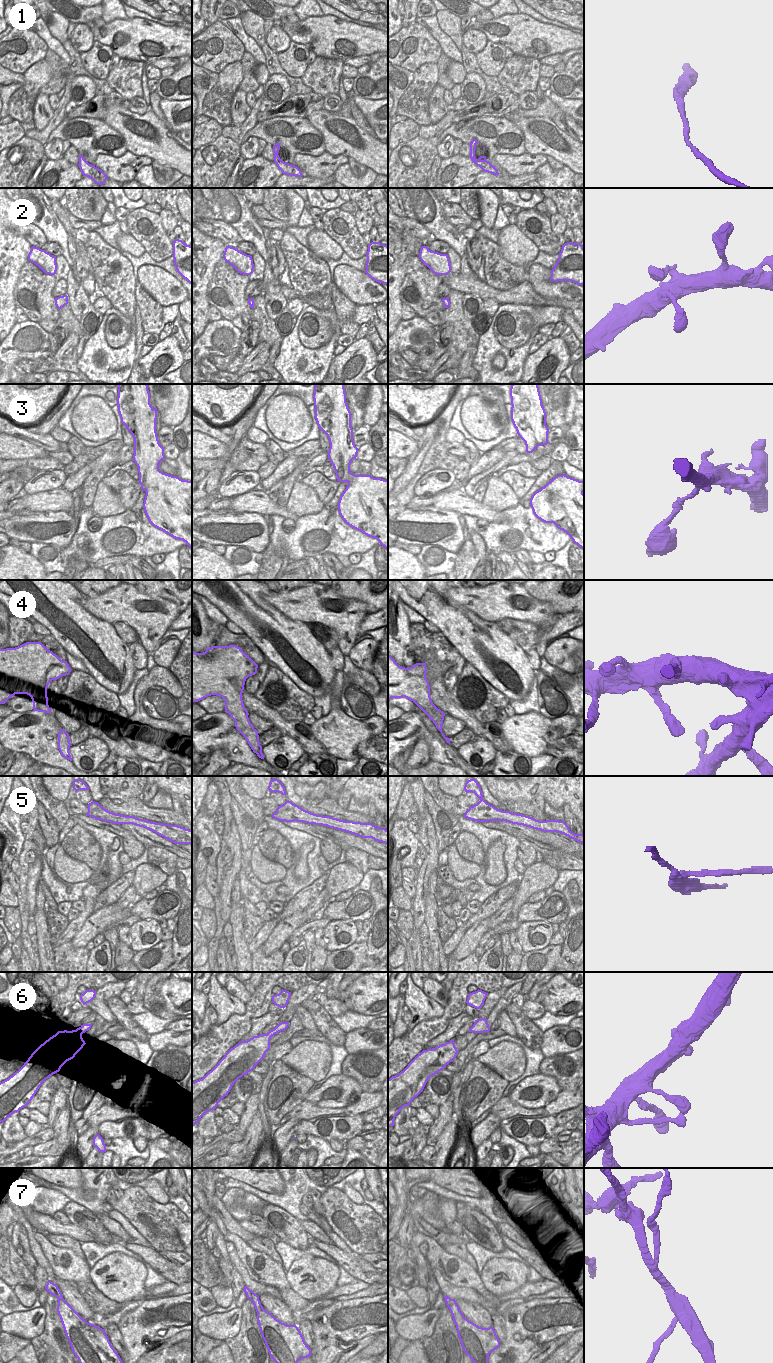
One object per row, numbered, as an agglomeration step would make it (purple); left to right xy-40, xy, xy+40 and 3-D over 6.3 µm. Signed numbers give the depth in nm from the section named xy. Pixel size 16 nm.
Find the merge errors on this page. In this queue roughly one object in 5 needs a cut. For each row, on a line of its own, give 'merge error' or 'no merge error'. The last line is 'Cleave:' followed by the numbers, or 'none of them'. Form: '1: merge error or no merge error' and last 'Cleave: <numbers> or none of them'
1: no merge error
2: no merge error
3: no merge error
4: no merge error
5: merge error
6: no merge error
7: merge error
Cleave: 5, 7

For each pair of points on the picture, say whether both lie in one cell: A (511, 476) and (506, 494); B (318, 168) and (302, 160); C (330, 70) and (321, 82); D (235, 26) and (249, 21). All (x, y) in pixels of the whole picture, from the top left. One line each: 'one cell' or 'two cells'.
A: two cells
B: one cell
C: one cell
D: two cells

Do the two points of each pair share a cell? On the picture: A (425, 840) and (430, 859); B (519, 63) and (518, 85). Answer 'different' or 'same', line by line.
A: same
B: same

